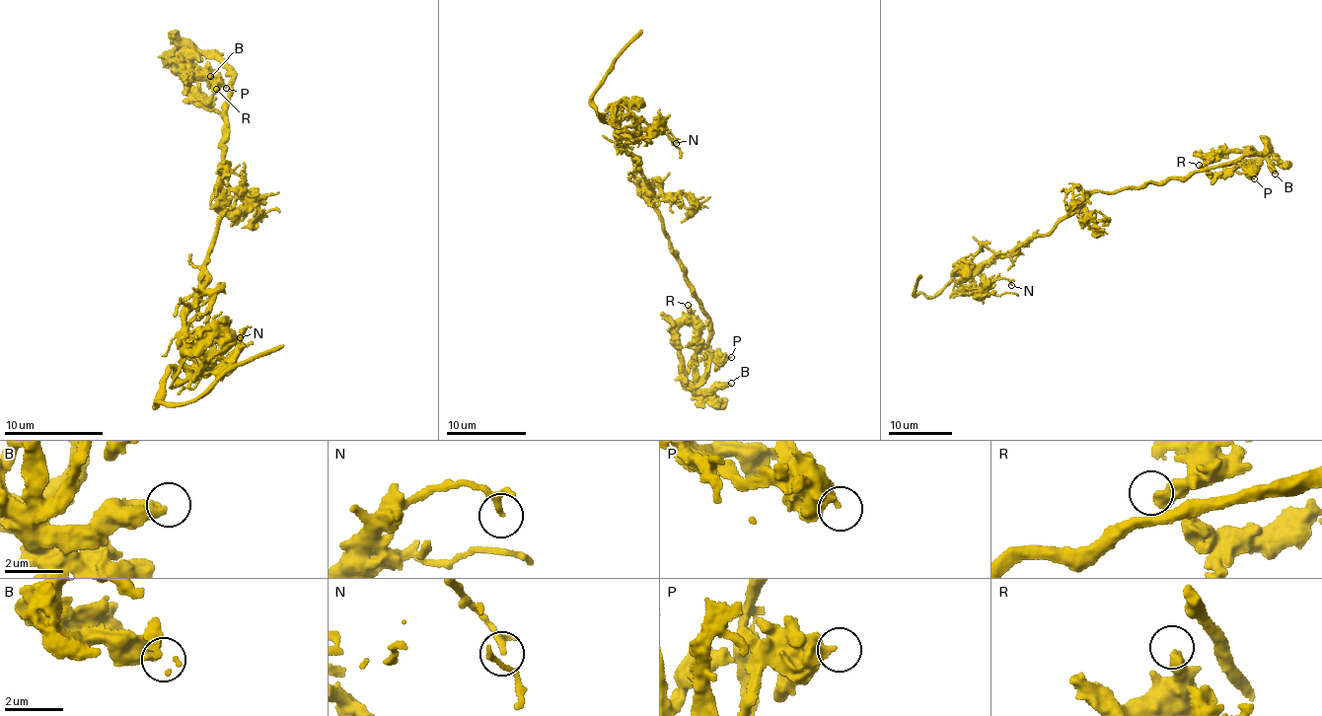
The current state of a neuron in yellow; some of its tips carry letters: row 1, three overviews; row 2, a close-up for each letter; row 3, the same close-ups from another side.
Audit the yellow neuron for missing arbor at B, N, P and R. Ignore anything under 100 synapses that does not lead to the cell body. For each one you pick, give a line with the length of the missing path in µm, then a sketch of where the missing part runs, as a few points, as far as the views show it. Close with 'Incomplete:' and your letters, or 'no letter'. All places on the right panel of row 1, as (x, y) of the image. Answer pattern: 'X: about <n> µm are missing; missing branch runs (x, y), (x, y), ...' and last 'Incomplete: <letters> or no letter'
Incomplete: no letter

